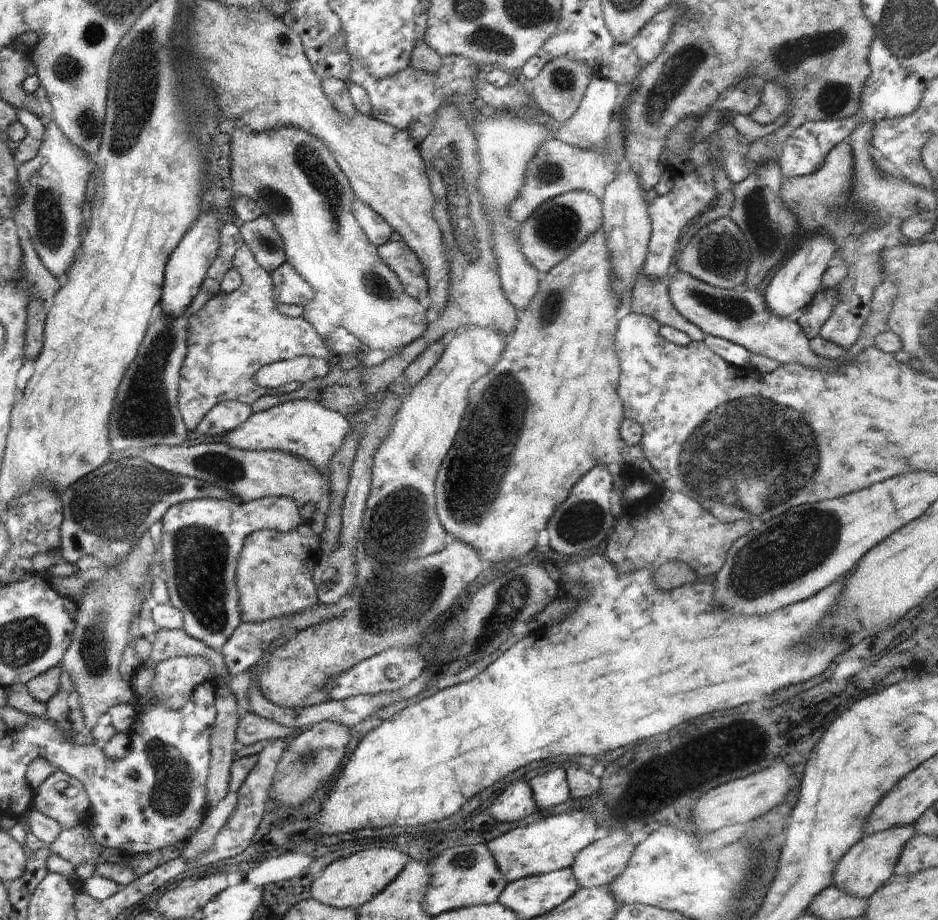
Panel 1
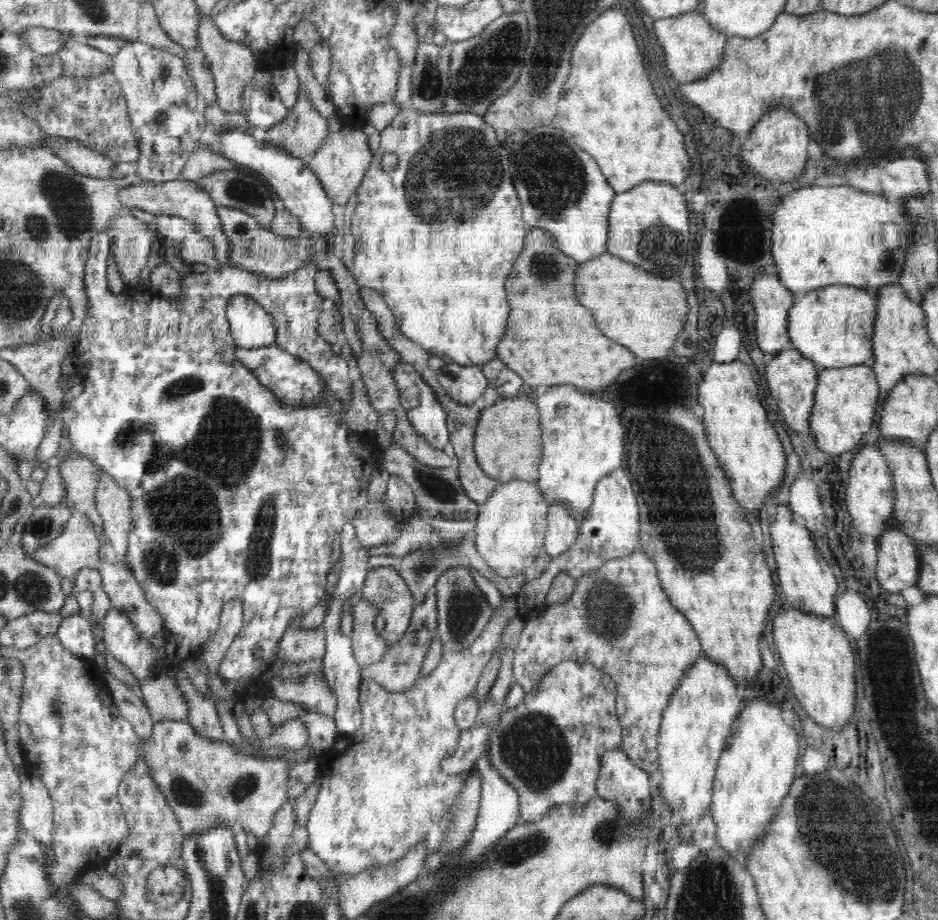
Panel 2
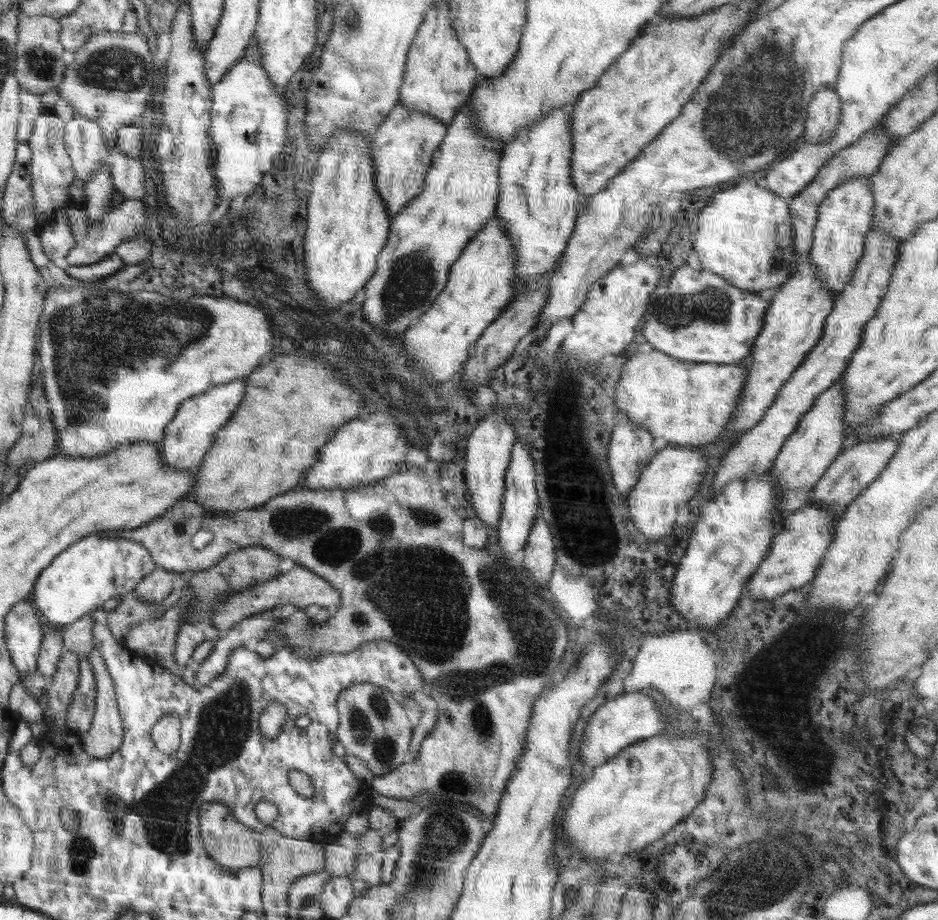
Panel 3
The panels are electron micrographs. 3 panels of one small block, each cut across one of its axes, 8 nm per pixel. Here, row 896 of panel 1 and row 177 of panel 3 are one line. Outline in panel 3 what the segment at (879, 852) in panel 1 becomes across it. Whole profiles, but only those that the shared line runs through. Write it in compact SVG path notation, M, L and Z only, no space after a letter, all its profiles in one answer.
M857 176L843 182L825 196L818 209L809 257L821 286L838 294L851 279L859 258L864 254L866 235L872 230L874 197L869 178L870 176Z

